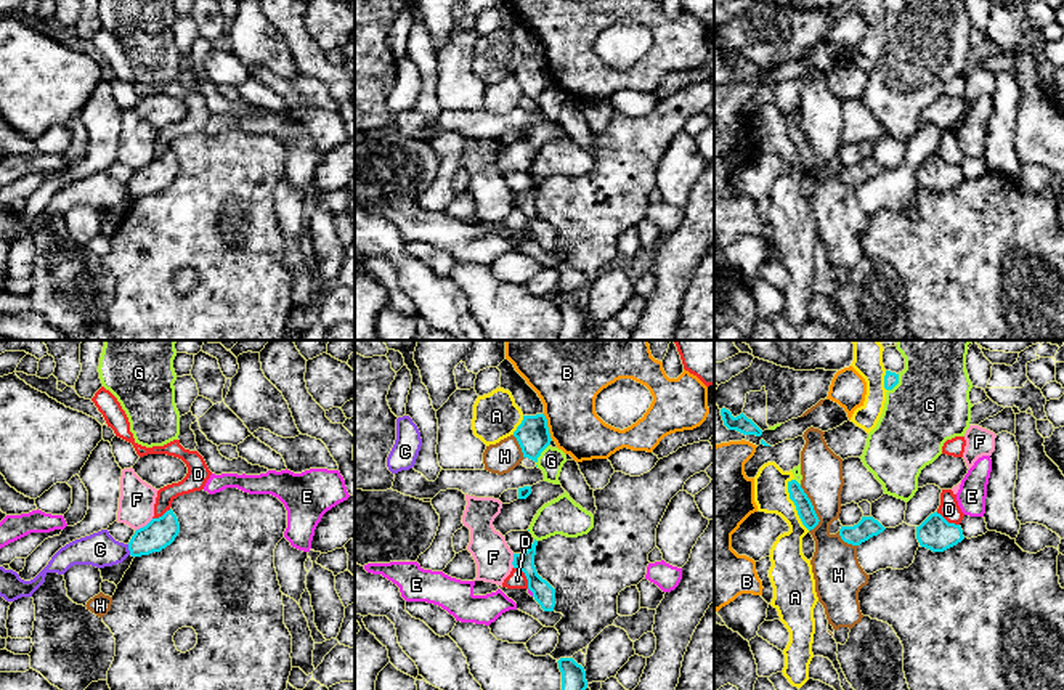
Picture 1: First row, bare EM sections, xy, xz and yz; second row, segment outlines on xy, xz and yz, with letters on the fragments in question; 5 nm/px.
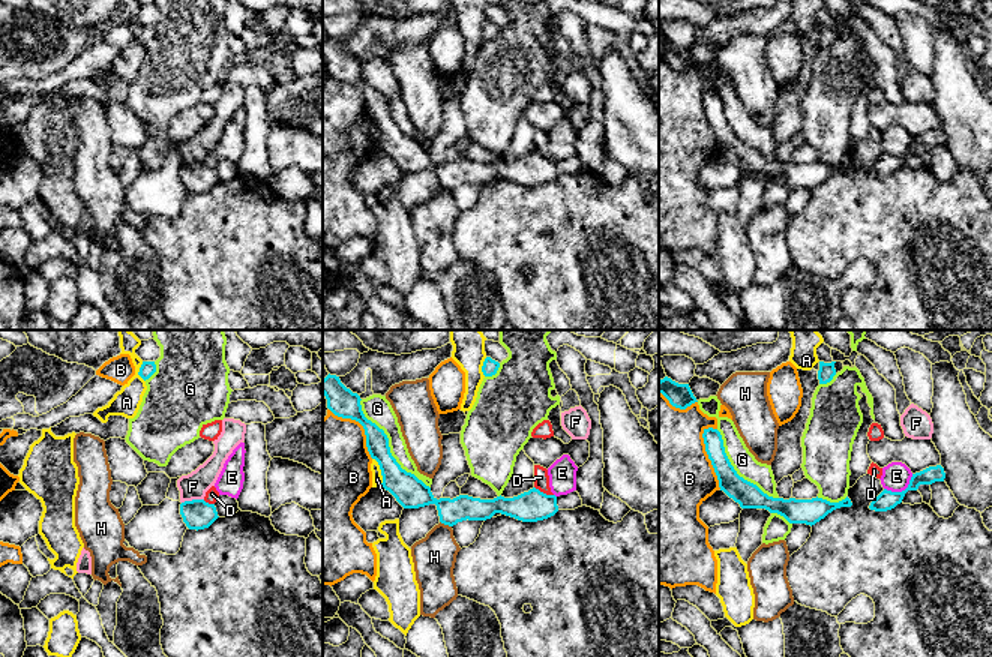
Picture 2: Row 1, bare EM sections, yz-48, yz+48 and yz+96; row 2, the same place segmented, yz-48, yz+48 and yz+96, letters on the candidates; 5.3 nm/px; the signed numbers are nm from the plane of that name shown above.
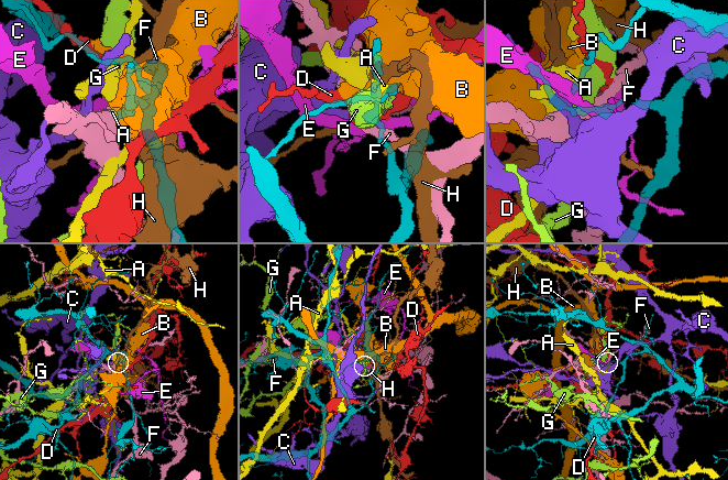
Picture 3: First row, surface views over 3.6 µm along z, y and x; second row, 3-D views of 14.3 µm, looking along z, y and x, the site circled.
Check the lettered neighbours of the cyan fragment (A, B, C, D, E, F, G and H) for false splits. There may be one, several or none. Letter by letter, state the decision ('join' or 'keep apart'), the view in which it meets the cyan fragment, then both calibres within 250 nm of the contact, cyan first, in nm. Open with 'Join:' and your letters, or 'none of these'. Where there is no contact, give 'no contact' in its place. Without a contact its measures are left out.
Join: none of these
A: keep apart; contact in yz; calibres 90 and 180 nm
B: keep apart; contact in xz; calibres 160 and 280 nm
C: keep apart; contact in xy; calibres 150 and 180 nm
D: keep apart; contact in xz; calibres 110 and 90 nm
E: keep apart; contact in xz; calibres 110 and 20 nm
F: keep apart; contact in xy; calibres 150 and 180 nm
G: keep apart; contact in xz; calibres 160 and 130 nm
H: keep apart; contact in yz; calibres 90 and 200 nm

